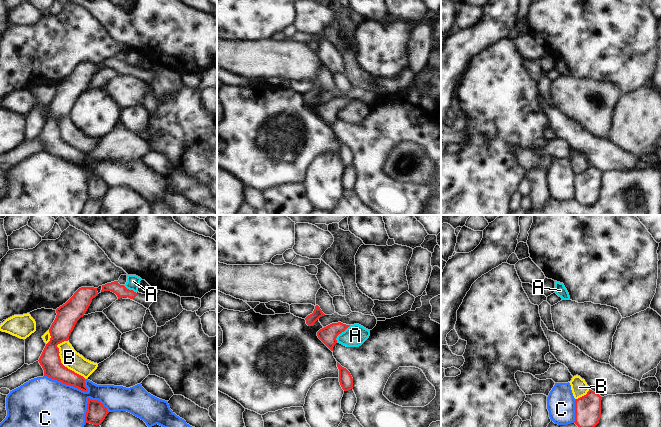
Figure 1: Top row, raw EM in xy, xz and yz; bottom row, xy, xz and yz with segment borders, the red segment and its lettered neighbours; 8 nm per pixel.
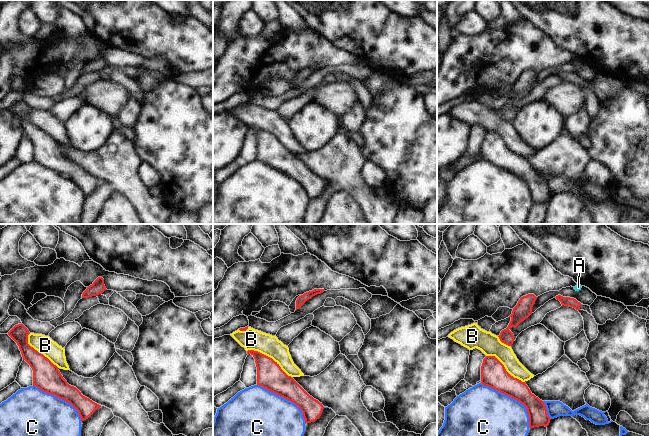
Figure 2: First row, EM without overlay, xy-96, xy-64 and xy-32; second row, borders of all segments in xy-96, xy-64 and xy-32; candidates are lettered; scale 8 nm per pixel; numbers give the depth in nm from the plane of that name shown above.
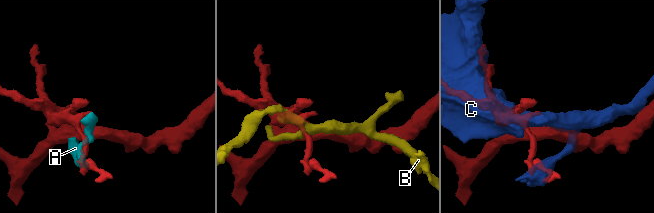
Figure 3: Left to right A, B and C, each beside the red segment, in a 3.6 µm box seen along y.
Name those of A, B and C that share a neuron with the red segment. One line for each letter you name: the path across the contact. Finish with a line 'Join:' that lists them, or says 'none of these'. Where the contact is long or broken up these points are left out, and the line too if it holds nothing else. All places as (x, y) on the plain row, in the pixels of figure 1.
Join: none of these

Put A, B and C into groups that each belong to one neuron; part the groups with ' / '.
A C / B

